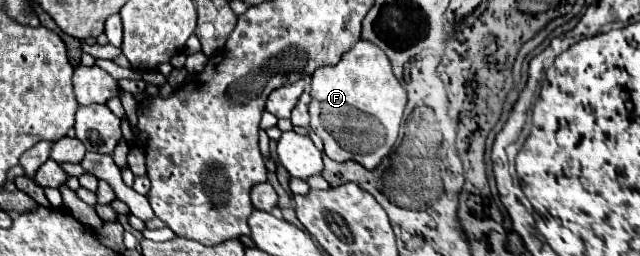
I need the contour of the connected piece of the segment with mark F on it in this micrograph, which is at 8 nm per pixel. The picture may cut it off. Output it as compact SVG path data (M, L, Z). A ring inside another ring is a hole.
M361 39L343 55L339 65L315 71L311 97L311 129L323 139L329 159L337 163L353 159L371 171L391 153L407 105L407 91L393 75L391 61L379 47Z

